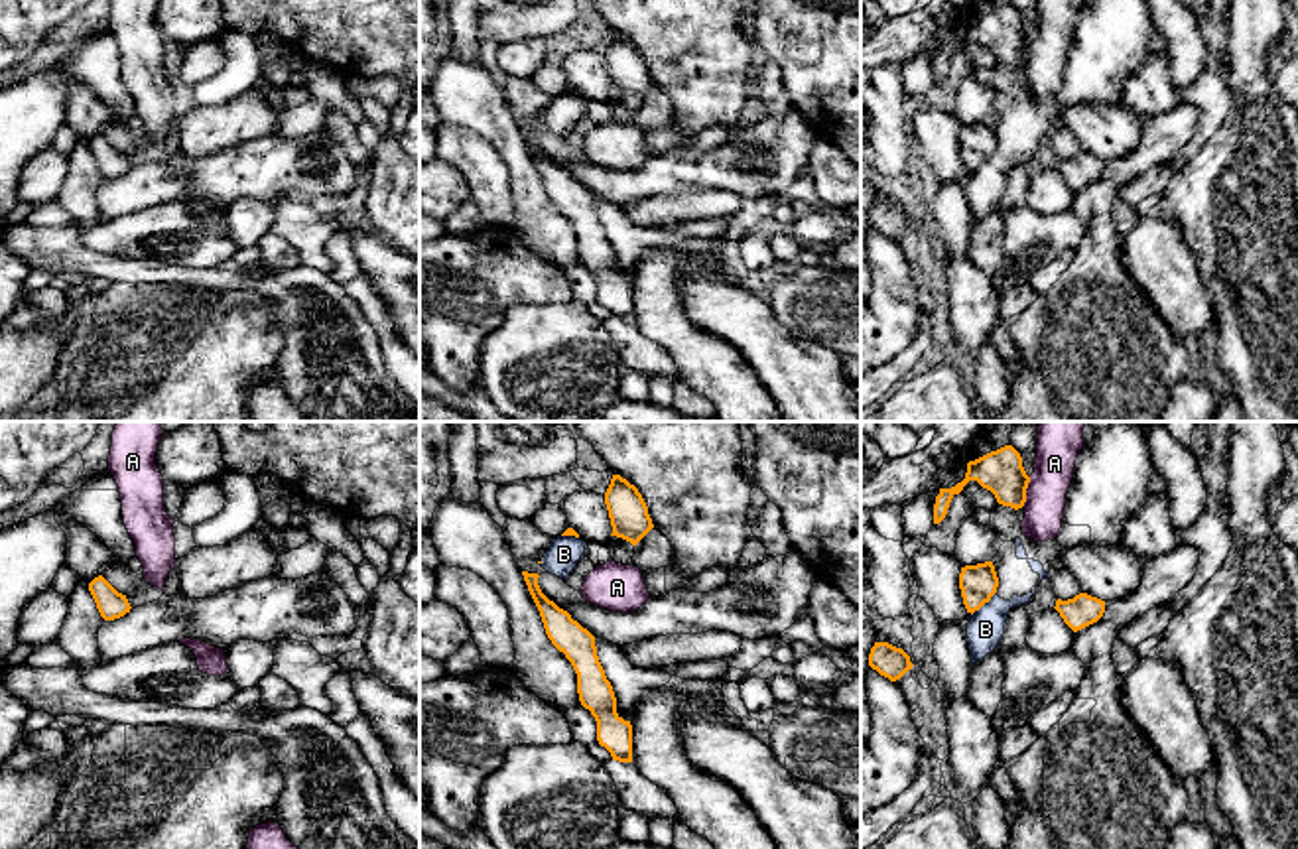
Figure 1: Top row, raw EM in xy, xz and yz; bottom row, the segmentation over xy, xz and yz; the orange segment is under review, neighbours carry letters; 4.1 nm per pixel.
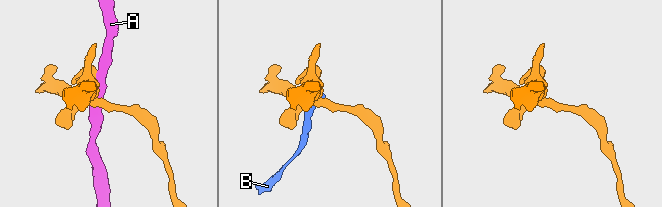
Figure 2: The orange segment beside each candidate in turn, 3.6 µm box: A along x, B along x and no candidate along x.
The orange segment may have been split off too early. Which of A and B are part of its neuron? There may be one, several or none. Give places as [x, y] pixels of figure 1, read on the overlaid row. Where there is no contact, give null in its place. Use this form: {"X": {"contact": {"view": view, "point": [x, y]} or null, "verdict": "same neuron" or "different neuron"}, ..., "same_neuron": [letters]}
{"A": {"contact": {"view": "yz", "point": [1025, 491]}, "verdict": "different neuron"}, "B": {"contact": {"view": "yz", "point": [983, 603]}, "verdict": "different neuron"}, "same_neuron": []}

